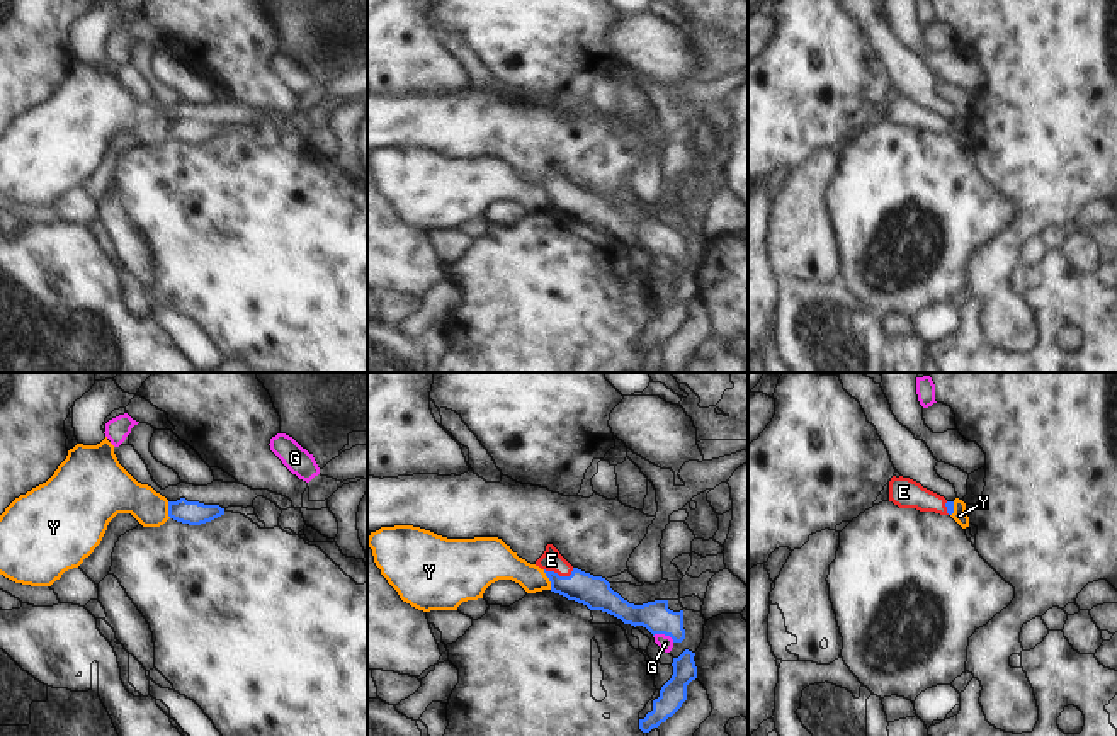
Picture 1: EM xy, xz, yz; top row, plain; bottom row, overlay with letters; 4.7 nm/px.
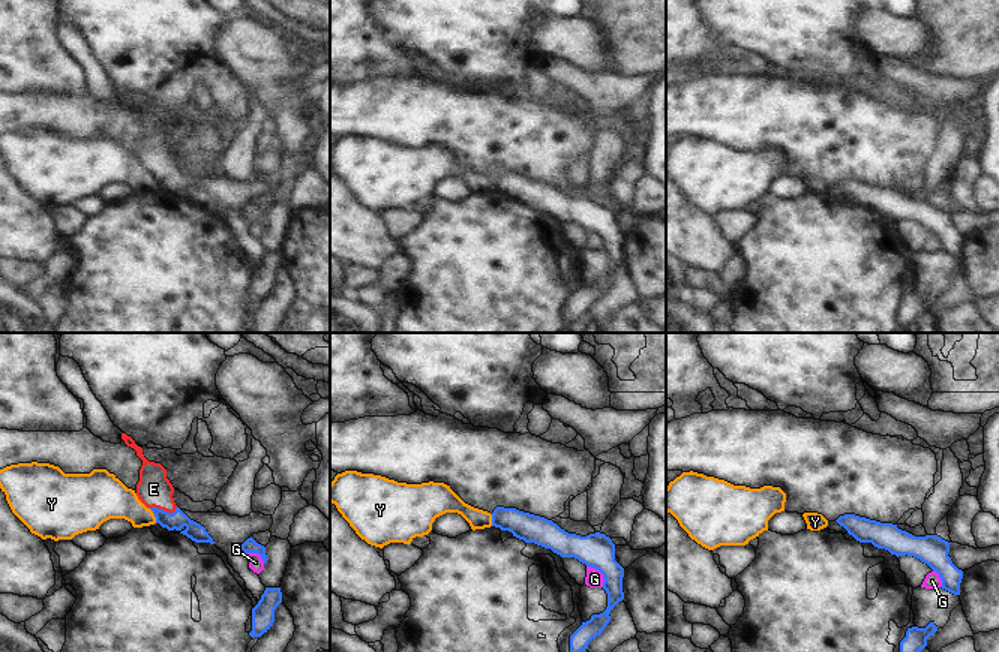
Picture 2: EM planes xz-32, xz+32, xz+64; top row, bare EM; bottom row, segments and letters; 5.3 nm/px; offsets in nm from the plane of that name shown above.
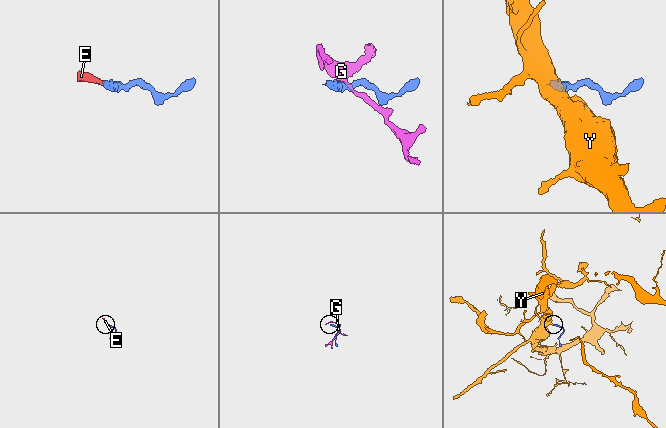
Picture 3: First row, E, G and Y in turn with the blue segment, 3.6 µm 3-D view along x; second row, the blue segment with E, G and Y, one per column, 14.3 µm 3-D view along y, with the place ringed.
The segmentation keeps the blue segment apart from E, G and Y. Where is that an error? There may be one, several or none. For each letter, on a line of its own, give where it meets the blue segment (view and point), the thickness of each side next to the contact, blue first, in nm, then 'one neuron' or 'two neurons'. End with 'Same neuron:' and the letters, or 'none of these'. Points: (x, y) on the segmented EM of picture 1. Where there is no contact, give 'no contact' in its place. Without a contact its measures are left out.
E: xz (558, 575) | 150/100 nm | one neuron
G: xz (663, 633) | 150/70 nm | two neurons
Y: xz (549, 580) | 150/160 nm | two neurons
Same neuron: E

